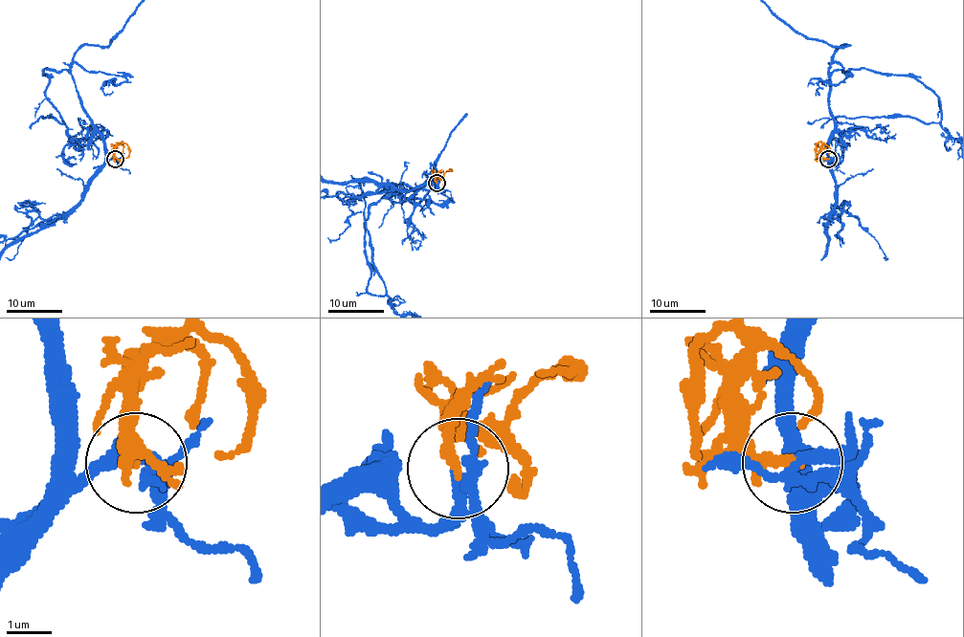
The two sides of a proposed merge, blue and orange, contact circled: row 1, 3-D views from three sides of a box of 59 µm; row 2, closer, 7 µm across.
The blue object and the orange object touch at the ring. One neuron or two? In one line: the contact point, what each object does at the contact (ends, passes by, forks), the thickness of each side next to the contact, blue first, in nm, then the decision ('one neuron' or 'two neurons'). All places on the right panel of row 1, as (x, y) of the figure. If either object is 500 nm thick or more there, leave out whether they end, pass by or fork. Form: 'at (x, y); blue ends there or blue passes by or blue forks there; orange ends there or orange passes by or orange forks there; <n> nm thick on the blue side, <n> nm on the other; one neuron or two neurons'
at (828, 159); blue forks there; orange ends there; 200 nm thick on the blue side, 280 nm on the other; one neuron

